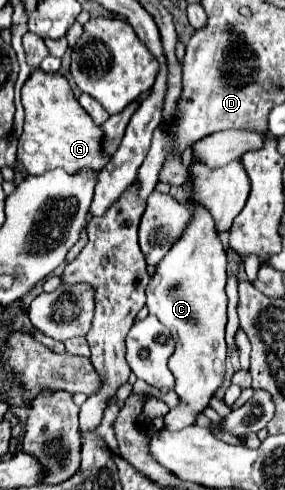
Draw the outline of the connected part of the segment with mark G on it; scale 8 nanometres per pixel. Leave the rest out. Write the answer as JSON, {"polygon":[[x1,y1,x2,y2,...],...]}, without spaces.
{"polygon":[[34,70,22,88,22,104,26,110,26,122,18,140,18,160,24,164,28,174,44,174,54,168,62,168,68,174,78,174,80,170,100,172,106,166,110,156,100,148,104,132,78,104,62,74,44,74,42,70]]}

